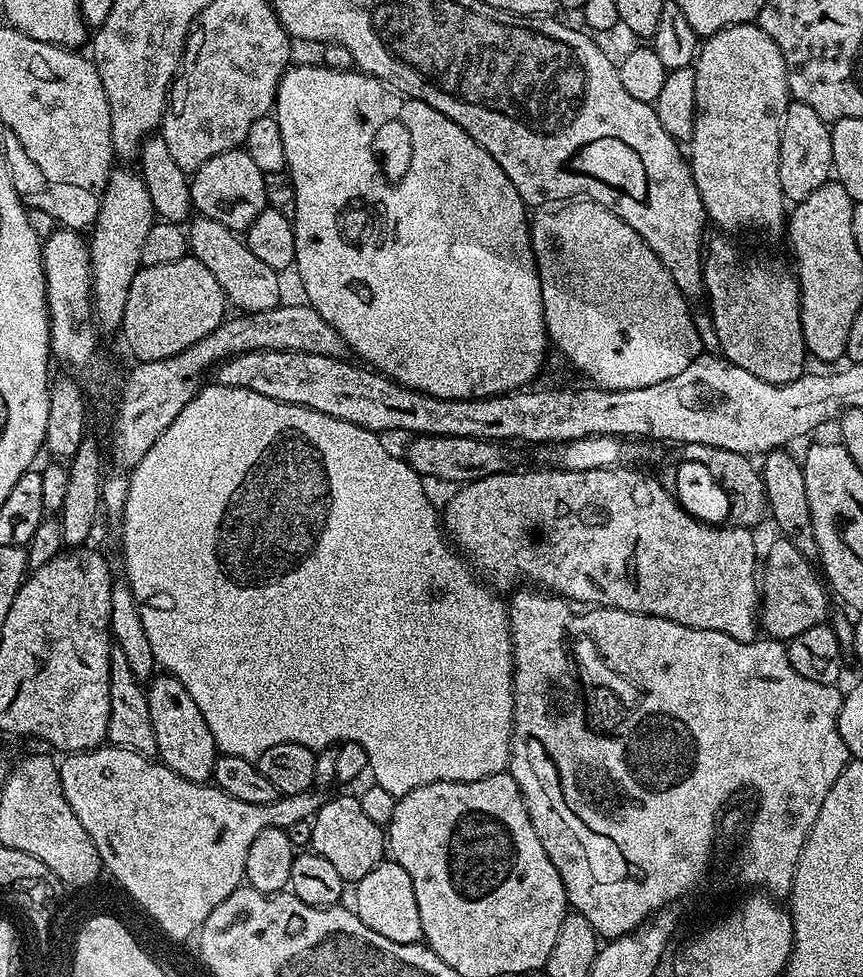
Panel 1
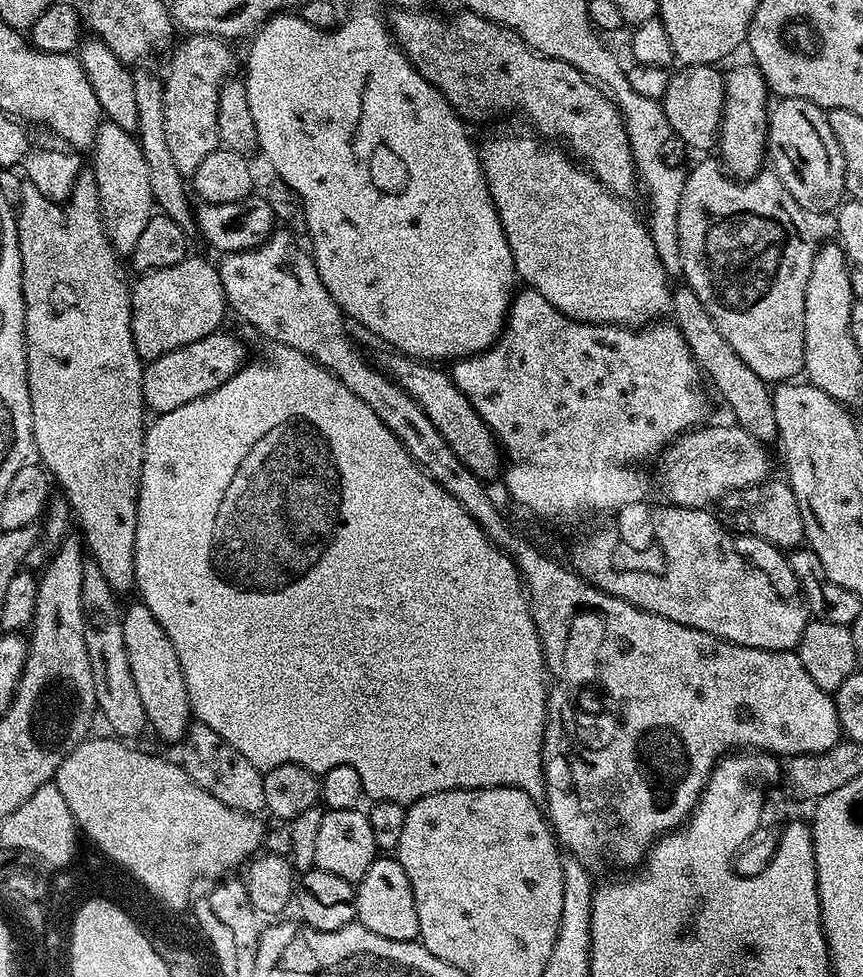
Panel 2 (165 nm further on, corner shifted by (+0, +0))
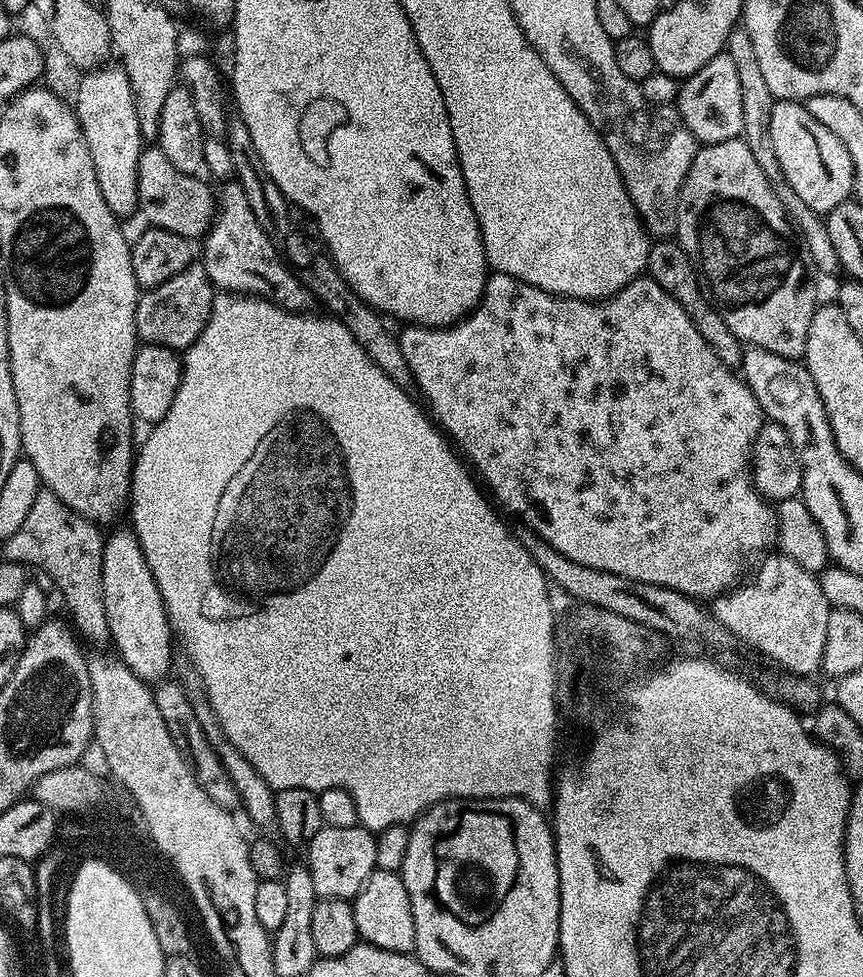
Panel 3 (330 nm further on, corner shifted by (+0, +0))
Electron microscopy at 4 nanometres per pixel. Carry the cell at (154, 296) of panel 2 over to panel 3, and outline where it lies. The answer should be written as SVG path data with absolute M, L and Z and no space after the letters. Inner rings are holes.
M193 262L182 274L174 274L162 286L147 289L136 304L136 334L144 344L187 350L202 334L210 318L214 285L203 263Z

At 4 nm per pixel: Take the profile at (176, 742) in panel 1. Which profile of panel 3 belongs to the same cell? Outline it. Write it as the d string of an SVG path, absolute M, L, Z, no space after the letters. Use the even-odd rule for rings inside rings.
M131 527L120 528L104 542L102 554L102 598L106 602L106 622L110 626L111 643L116 644L115 655L129 668L139 680L152 686L165 679L173 671L174 633L172 623L168 621L168 611L164 608L162 594L154 582L154 574L150 574L150 566L146 562L146 554L142 554L142 546L138 542Z

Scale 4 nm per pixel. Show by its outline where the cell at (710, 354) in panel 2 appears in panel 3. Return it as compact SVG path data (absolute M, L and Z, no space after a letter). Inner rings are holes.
M672 238L657 239L648 250L646 272L654 282L658 282L658 286L662 286L662 290L666 290L666 294L670 294L670 298L674 298L674 302L678 302L678 306L682 306L682 310L686 310L690 322L694 322L694 330L706 338L706 346L718 354L724 365L733 370L739 369L745 345L741 344L734 330L722 322L722 314L718 314L718 310L714 310L712 303L705 298L704 291L700 289L700 279L696 276L696 267L690 262L684 247Z

